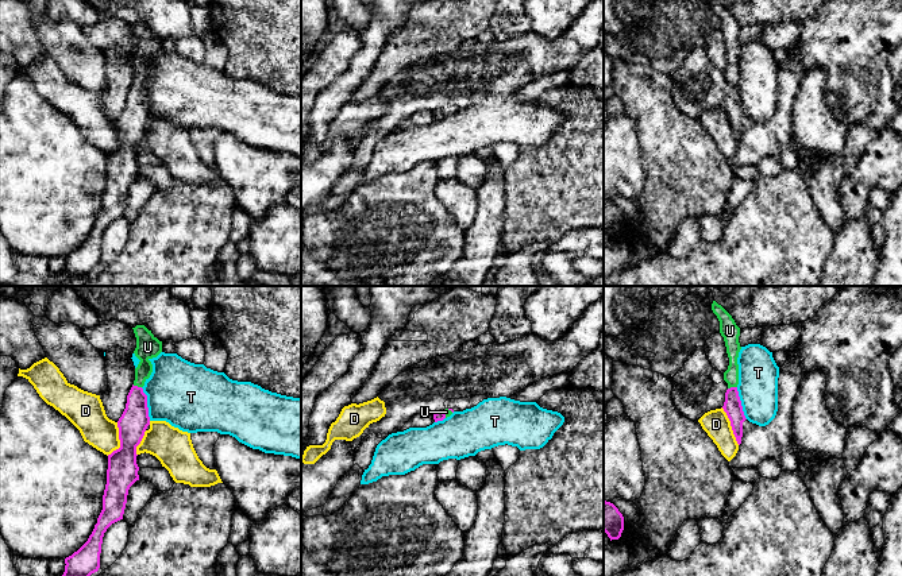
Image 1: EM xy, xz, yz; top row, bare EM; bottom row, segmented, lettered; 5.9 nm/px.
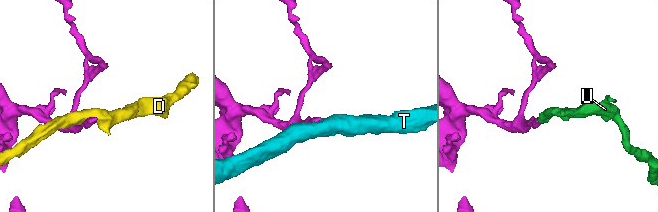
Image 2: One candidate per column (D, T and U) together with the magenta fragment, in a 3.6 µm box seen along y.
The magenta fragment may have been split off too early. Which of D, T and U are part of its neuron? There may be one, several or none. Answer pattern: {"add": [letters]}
{"add": ["U"]}

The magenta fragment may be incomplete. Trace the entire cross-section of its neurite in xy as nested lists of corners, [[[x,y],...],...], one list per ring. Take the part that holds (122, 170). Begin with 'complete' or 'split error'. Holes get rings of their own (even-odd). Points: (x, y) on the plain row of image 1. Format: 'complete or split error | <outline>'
split error | [[[136,23],[134,27],[136,35],[136,46],[134,49],[135,54],[140,58],[135,66],[135,78],[127,93],[126,107],[122,115],[117,119],[119,125],[119,138],[120,146],[108,152],[108,167],[107,167],[107,182],[103,193],[103,208],[97,216],[97,221],[88,239],[72,254],[65,256],[65,270],[61,275],[55,277],[51,281],[47,281],[47,286],[55,286],[61,283],[62,278],[69,277],[86,277],[99,268],[100,266],[100,251],[103,235],[107,227],[123,217],[127,193],[130,185],[139,178],[139,165],[136,162],[136,144],[140,142],[147,124],[150,123],[149,105],[147,105],[147,93],[143,90],[144,80],[150,76],[153,70],[151,57],[157,55],[162,50],[162,39],[159,39],[151,28],[144,23]]]

